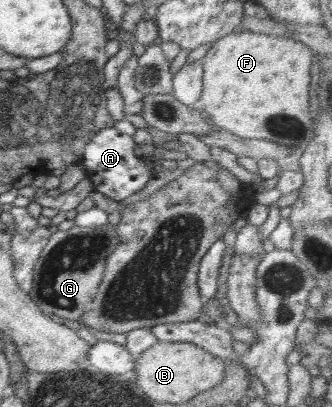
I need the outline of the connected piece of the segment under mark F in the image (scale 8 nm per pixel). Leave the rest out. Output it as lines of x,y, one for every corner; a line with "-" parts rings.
244,31
230,33
214,42
201,61
203,64
203,91
199,107
211,124
229,131
243,139
264,139
288,148
305,147
310,144
316,132
310,119
310,67
313,52
298,39
286,39
276,35
264,35

